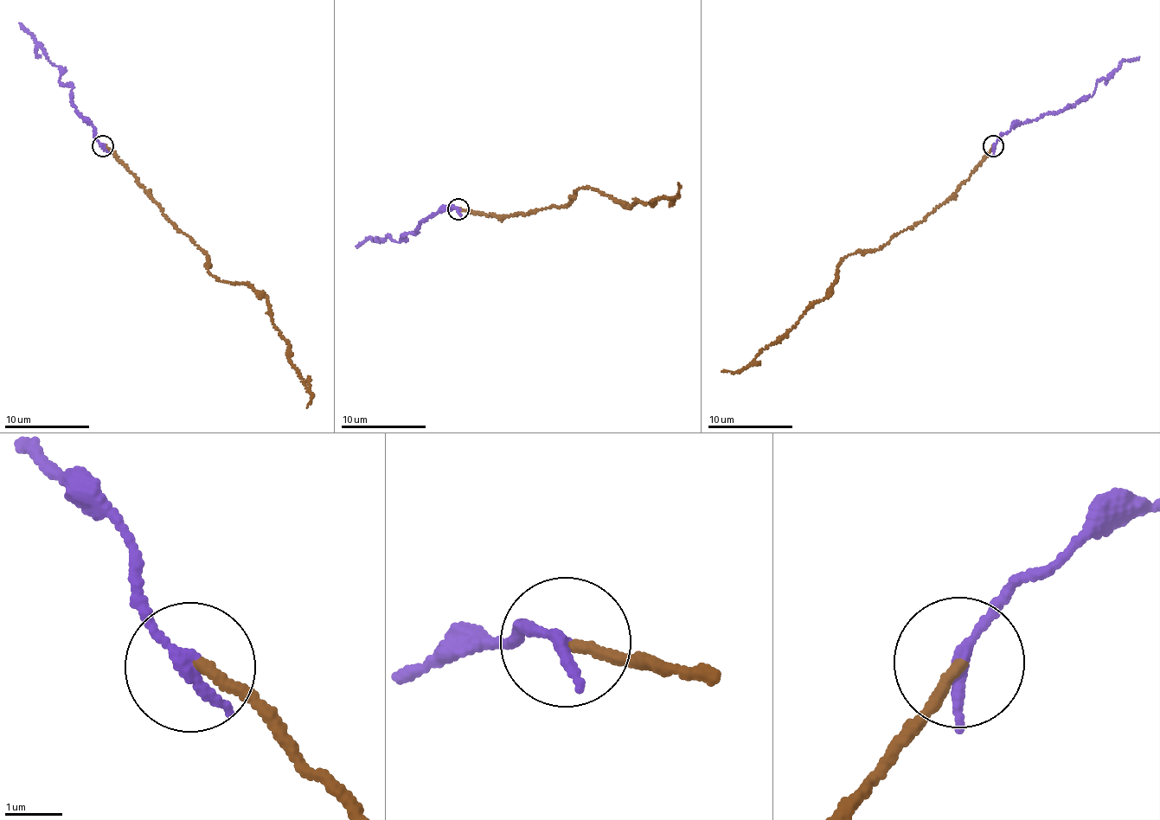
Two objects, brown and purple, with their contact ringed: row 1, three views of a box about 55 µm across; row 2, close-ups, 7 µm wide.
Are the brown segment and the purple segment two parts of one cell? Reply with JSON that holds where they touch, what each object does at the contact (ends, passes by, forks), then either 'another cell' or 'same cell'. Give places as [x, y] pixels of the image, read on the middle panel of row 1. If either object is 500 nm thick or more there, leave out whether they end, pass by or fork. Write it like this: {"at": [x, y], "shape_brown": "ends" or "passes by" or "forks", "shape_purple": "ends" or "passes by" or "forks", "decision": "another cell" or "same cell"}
{"at": [458, 208], "shape_brown": "ends", "shape_purple": "ends", "decision": "another cell"}

